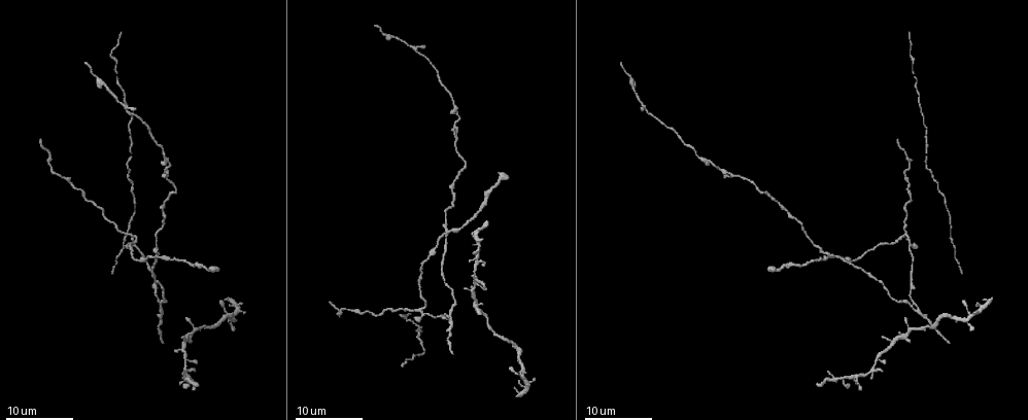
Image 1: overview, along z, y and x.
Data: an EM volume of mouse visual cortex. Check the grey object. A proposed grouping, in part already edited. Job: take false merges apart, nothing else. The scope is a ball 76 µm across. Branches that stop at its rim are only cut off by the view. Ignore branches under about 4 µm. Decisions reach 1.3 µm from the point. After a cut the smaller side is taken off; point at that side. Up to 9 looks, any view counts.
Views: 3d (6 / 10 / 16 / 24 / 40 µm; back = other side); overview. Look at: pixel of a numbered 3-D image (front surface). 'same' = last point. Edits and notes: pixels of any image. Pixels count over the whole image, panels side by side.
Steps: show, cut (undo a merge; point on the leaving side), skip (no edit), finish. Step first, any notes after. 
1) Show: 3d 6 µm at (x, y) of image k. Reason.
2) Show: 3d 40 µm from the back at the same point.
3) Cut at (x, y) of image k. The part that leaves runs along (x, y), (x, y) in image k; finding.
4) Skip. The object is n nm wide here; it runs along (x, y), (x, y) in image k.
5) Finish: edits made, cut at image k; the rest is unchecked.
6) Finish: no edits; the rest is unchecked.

Show: 3d 24 µm at (911, 329) of image 1. Branch point.

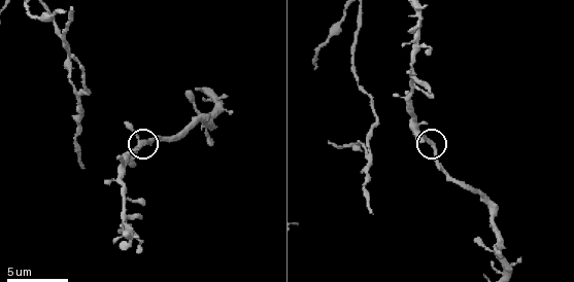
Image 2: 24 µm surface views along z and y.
Show: 3d 10 µm at (140, 146) of image 2.

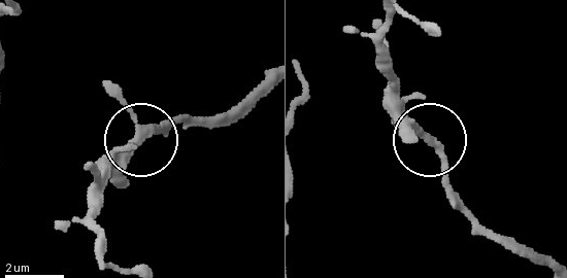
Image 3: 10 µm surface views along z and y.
Skip. Continuous, no second neuron.

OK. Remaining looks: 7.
Show: 3d 10 µm at (362, 146) of image 2. Arms run side by side.

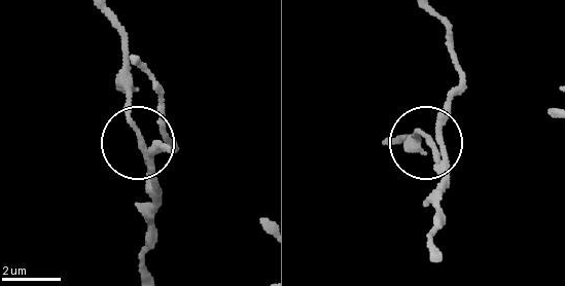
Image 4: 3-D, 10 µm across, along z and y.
Skip. The object is 140 nm wide here; it runs along (436, 16), (461, 85), (429, 145), (439, 181), (427, 201) in image 4; one neuron here.

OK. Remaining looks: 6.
Show: 3d 24 µm at (842, 378) of image 1. A narrow waist.

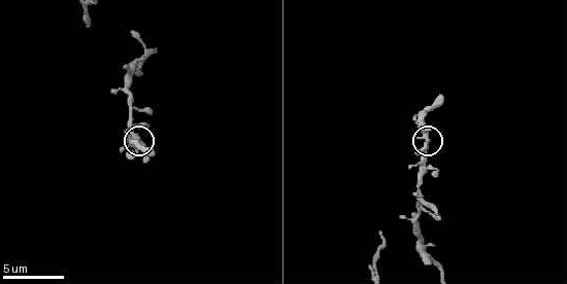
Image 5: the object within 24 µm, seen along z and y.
Show: 3d 10 µm at the same point. Zoom in.

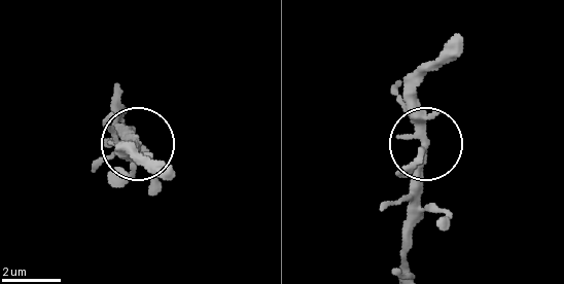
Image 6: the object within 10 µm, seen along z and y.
Skip. All the same neuron.

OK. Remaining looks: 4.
Show: 3d 10 µm at (130, 114) of image 5. A narrow waist.

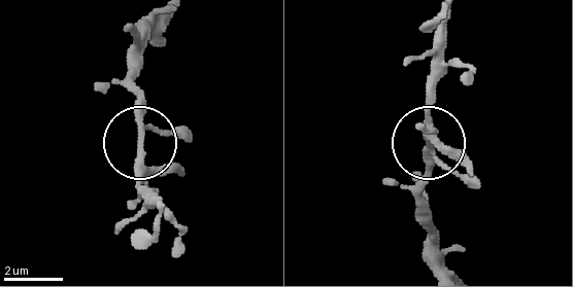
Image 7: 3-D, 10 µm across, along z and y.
Skip. The object is 190 nm wide here; all the same neuron.

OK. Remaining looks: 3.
Finish: no edits; the rest is unchecked.

